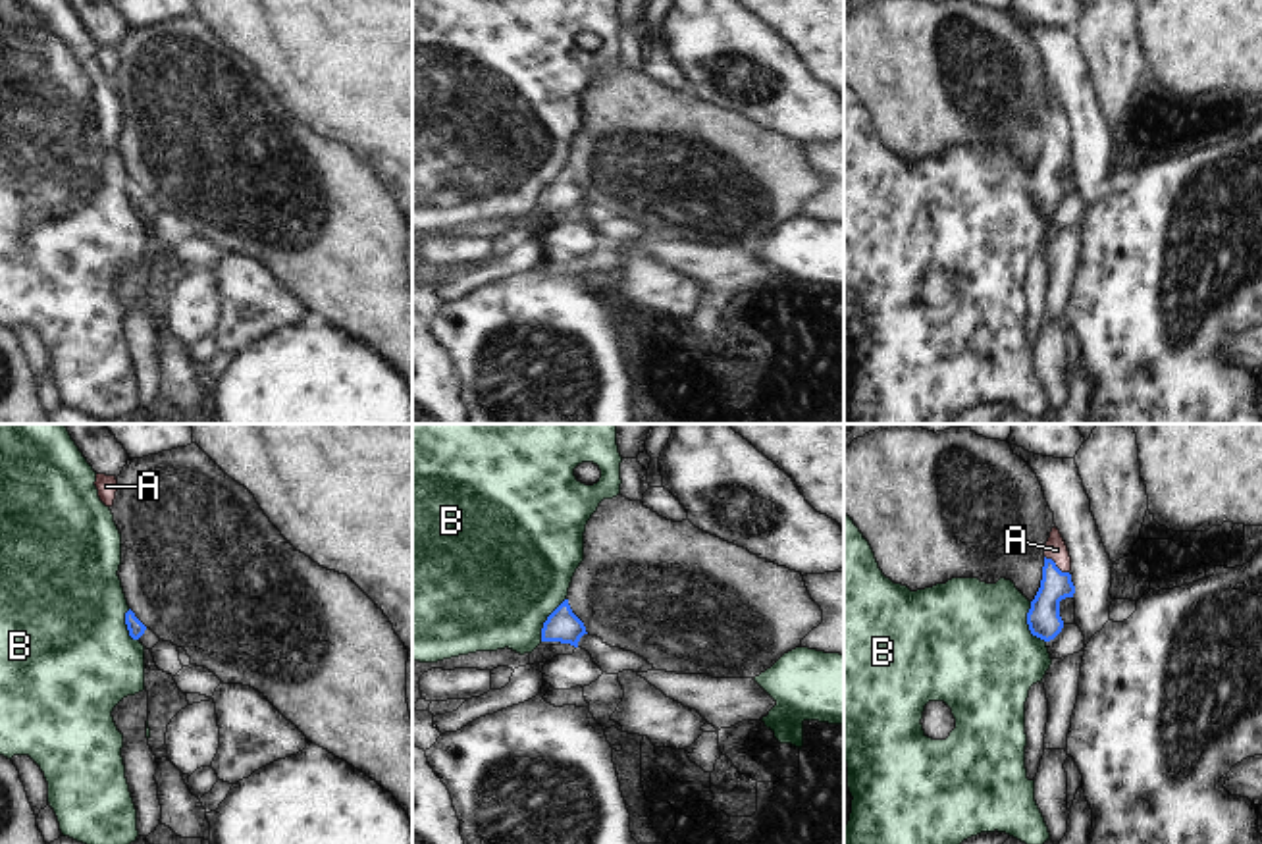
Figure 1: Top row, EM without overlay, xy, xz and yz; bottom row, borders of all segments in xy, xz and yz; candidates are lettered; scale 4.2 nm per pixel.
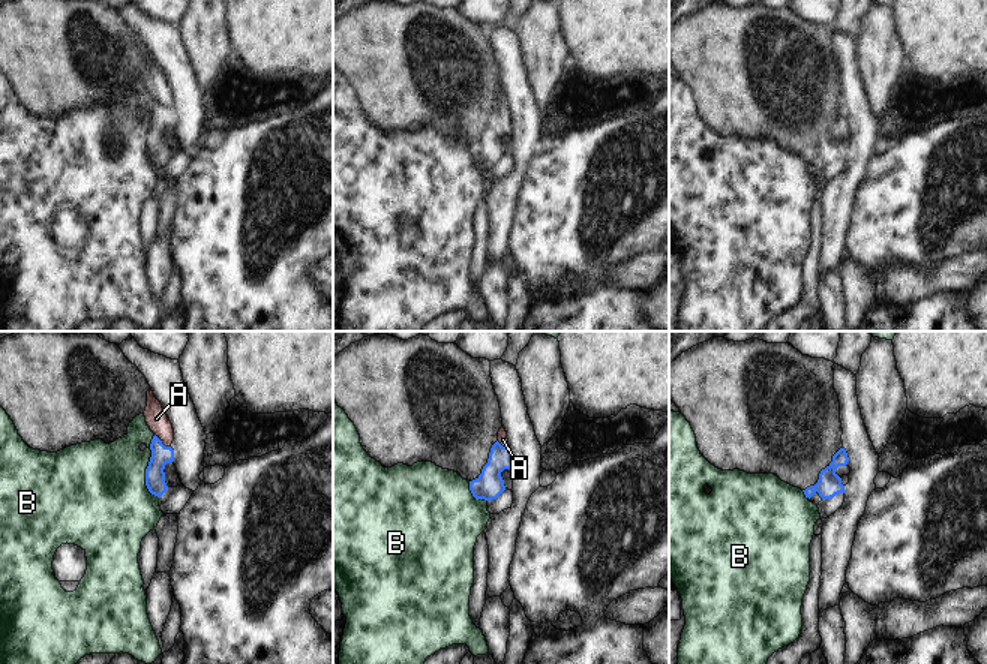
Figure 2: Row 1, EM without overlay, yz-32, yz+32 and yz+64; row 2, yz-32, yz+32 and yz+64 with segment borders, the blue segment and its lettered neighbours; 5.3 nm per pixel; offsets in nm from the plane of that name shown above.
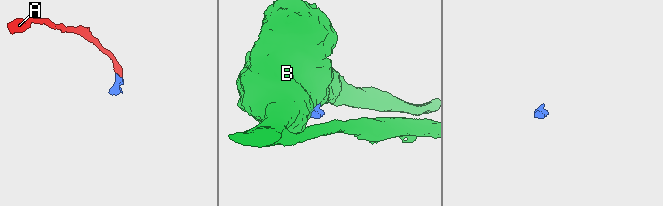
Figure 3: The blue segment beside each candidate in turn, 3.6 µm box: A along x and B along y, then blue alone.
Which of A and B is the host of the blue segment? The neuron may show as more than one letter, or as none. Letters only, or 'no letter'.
A

